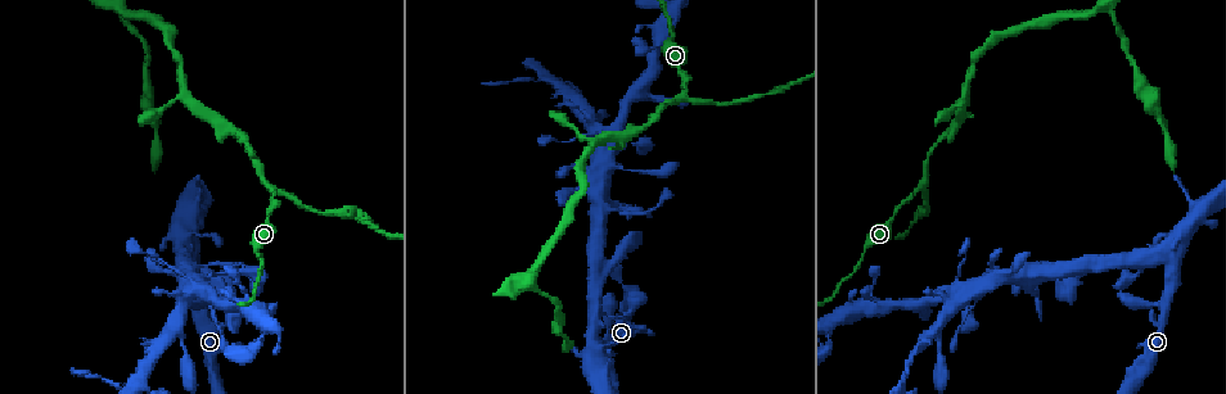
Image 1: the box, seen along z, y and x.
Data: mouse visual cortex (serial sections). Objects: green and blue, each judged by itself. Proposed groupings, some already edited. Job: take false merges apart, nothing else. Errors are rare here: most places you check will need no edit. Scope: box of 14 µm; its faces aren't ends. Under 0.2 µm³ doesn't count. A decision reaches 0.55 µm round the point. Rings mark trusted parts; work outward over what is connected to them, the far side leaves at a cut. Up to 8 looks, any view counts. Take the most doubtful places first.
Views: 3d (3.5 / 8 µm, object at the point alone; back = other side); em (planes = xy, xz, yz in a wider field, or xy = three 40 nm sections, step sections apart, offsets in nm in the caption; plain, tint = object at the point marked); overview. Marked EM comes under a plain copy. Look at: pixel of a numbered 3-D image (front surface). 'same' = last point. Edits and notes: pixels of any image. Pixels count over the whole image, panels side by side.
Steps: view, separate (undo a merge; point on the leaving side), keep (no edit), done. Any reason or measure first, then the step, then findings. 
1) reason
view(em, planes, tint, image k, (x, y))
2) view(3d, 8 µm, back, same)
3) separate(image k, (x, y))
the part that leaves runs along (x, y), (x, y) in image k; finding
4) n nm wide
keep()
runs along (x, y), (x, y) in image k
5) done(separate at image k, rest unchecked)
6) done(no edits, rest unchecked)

sharp bend
view(3d, 3.5 µm, image 1, (272, 187))

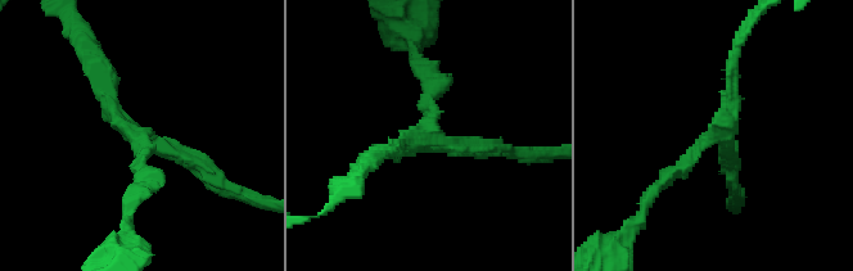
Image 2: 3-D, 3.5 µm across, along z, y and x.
3 arms; arms of 150, 200, 200 nm
view(em, xy, step 3, tint, image 2, (711, 138))

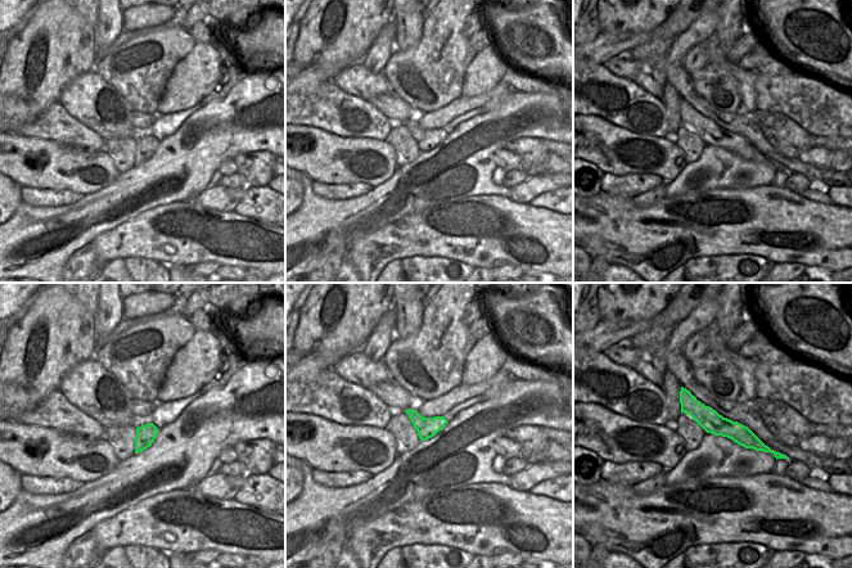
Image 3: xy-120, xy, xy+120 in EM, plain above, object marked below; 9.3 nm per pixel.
190 nm wide
keep()
runs along (683, 393), (713, 423), (762, 447) in image 3; all the same cell

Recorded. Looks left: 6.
three arms meet
view(3d, 3.5 µm, image 1, (962, 289))

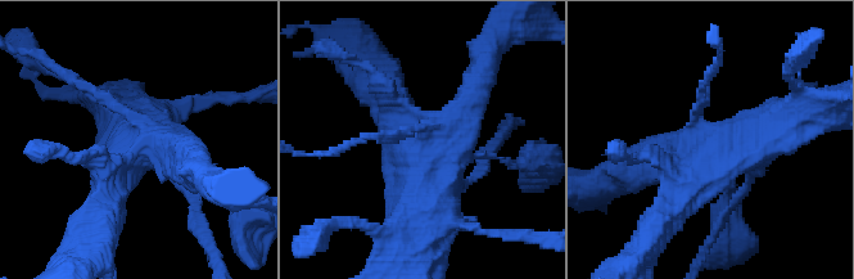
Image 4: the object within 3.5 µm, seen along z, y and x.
view(em, planes, tint, image 4, (716, 147))

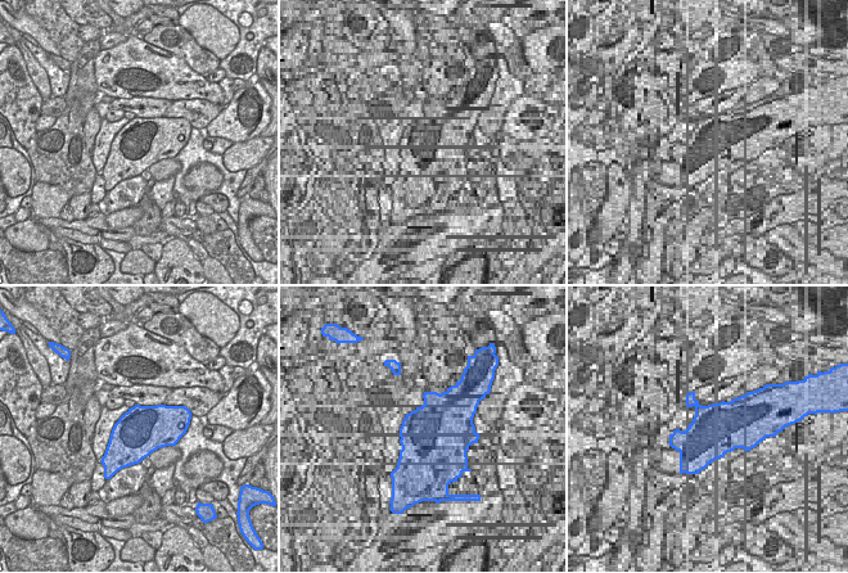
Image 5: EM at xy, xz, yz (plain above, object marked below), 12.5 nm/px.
keep()
runs along (415, 224), (430, 148), (478, 82) in image 4; all the same cell

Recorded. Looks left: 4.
abrupt turn
view(3d, 3.5 µm, image 1, (551, 80))

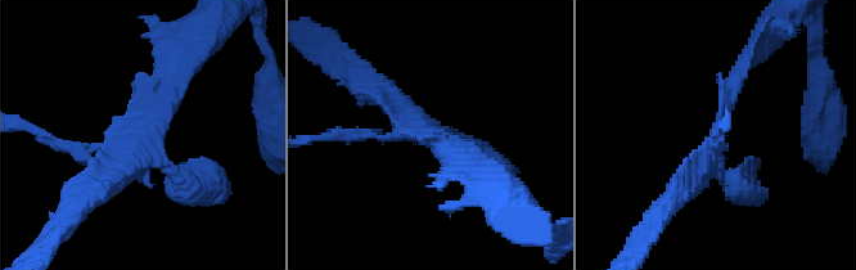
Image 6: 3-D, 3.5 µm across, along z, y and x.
shape alone is not enough
view(em, xy, step 2, tint, image 6, (715, 132))

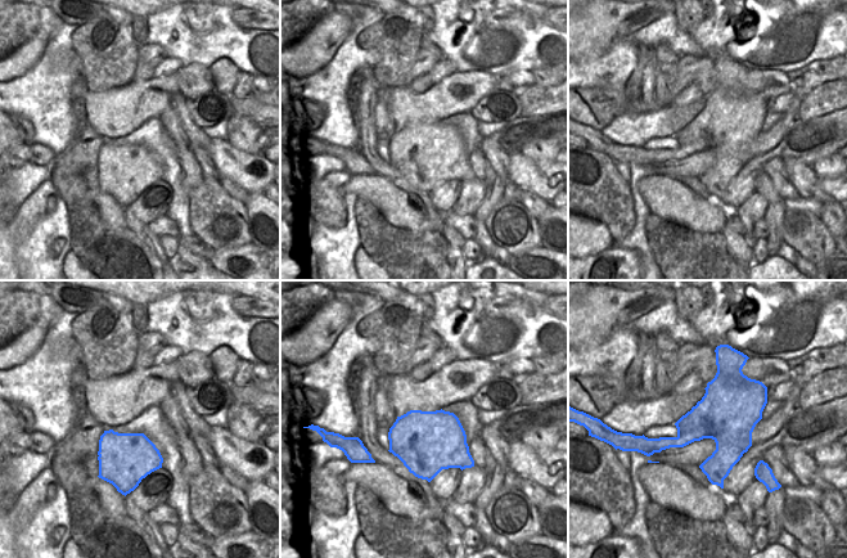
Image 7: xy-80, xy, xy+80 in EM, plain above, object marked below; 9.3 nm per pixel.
keep()
runs along (179, 64), (95, 194) in image 6; one cell here

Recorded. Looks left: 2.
done(no edits, rest unchecked)

